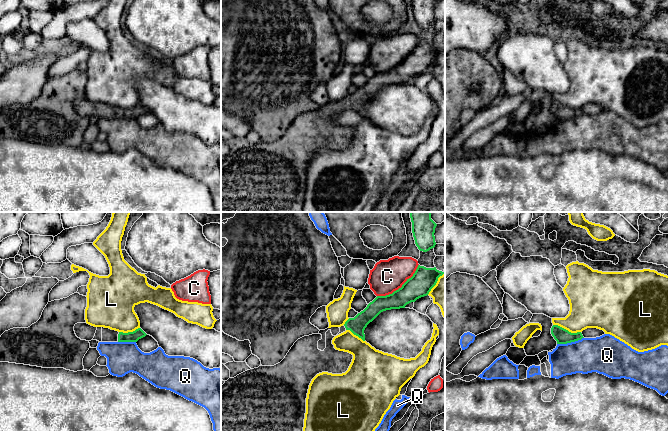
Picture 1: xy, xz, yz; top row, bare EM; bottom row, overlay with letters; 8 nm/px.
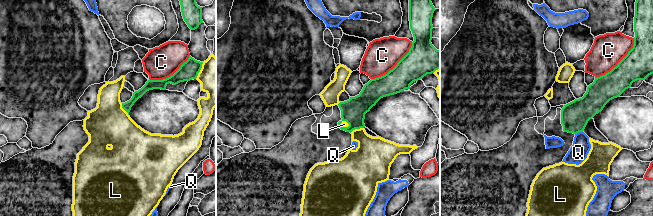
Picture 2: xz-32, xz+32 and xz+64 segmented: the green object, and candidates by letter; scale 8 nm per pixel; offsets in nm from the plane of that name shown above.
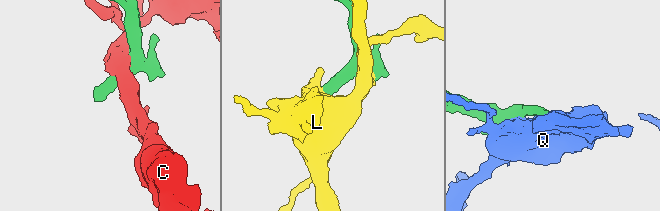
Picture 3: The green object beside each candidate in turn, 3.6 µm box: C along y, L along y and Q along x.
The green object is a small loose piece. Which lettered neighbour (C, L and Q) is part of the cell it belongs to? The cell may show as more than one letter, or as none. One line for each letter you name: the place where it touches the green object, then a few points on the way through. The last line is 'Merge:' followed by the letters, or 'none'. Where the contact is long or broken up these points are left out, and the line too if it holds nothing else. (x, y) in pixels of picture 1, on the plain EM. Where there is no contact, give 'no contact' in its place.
Merge: none

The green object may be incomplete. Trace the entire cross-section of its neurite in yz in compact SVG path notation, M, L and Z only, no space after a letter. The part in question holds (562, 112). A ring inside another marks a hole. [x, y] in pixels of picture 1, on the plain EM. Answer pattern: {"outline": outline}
{"outline": "M553 101L551 104L551 110L557 117L557 120L567 120L581 116L582 114L600 113L604 111L605 108L597 104L587 104L582 108L571 109L558 101Z"}

